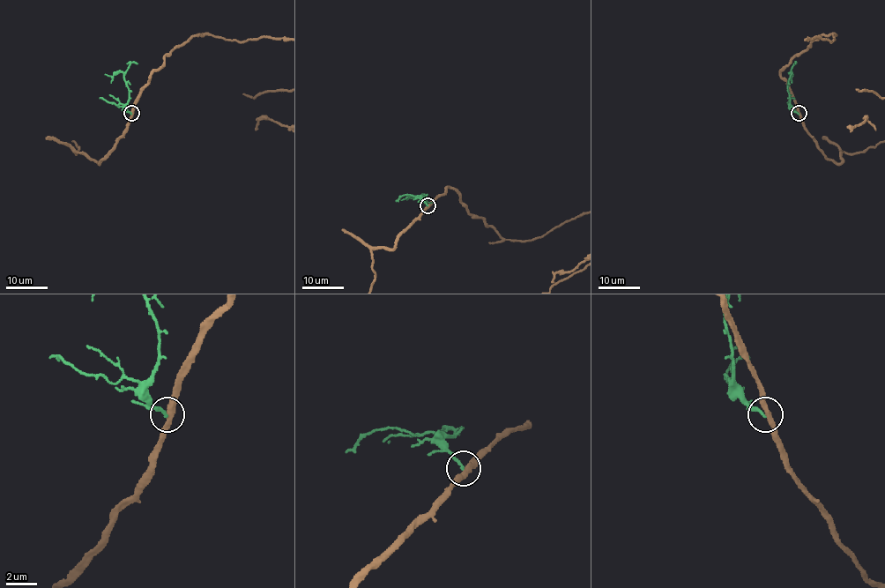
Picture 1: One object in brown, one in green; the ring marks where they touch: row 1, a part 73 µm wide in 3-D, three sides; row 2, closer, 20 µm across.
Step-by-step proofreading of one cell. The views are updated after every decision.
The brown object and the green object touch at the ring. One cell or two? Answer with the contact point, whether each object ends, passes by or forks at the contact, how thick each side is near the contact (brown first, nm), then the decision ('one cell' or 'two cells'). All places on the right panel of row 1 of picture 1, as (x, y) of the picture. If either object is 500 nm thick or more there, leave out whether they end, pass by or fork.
(799, 113) | brown passes by | green ends | 320/200 nm | two cells

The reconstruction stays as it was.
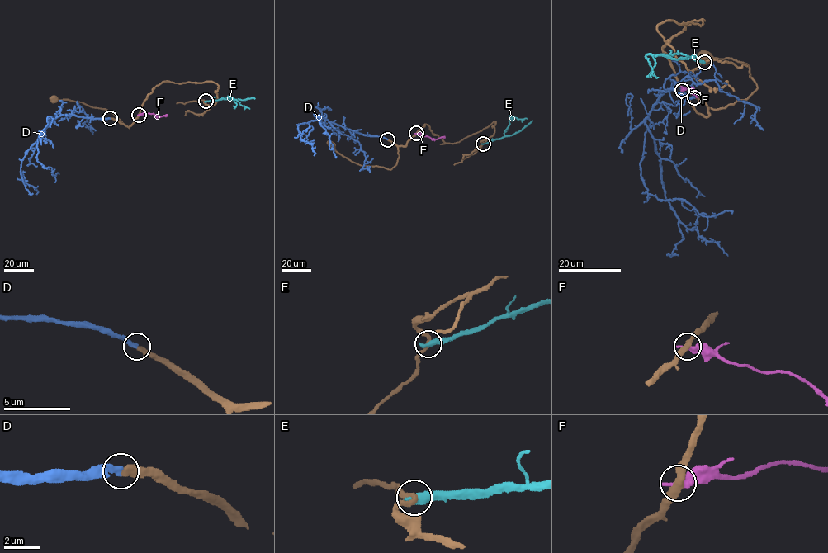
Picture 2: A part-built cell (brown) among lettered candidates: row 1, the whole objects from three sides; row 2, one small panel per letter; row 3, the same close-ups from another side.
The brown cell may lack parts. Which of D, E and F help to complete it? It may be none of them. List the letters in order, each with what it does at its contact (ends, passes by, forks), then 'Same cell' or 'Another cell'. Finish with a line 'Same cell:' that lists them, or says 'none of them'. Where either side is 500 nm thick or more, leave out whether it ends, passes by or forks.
D: It ends there. Same cell
E: Another cell
F: It ends there. Another cell
Same cell: D

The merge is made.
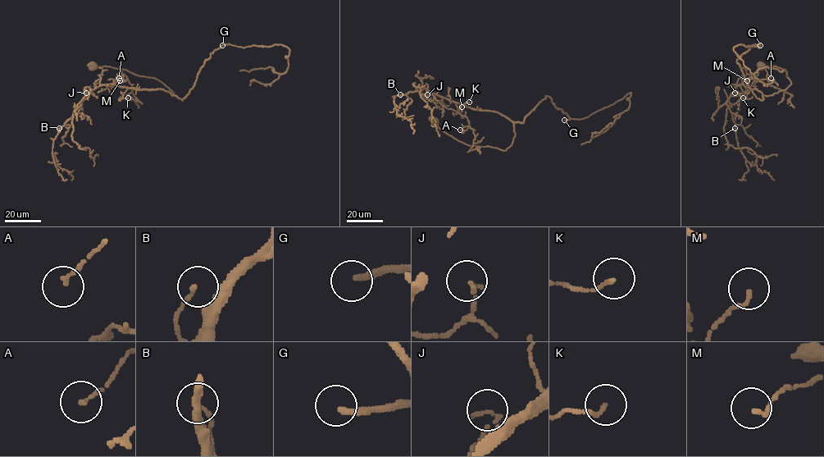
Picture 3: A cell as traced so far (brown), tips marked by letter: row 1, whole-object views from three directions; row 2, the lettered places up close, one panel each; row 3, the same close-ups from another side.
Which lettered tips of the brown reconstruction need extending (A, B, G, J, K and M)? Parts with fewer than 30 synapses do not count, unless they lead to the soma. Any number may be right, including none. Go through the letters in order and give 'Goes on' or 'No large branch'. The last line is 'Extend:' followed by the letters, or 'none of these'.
A: No large branch
B: No large branch
G: Goes on
J: No large branch
K: No large branch
M: No large branch
Extend: G

